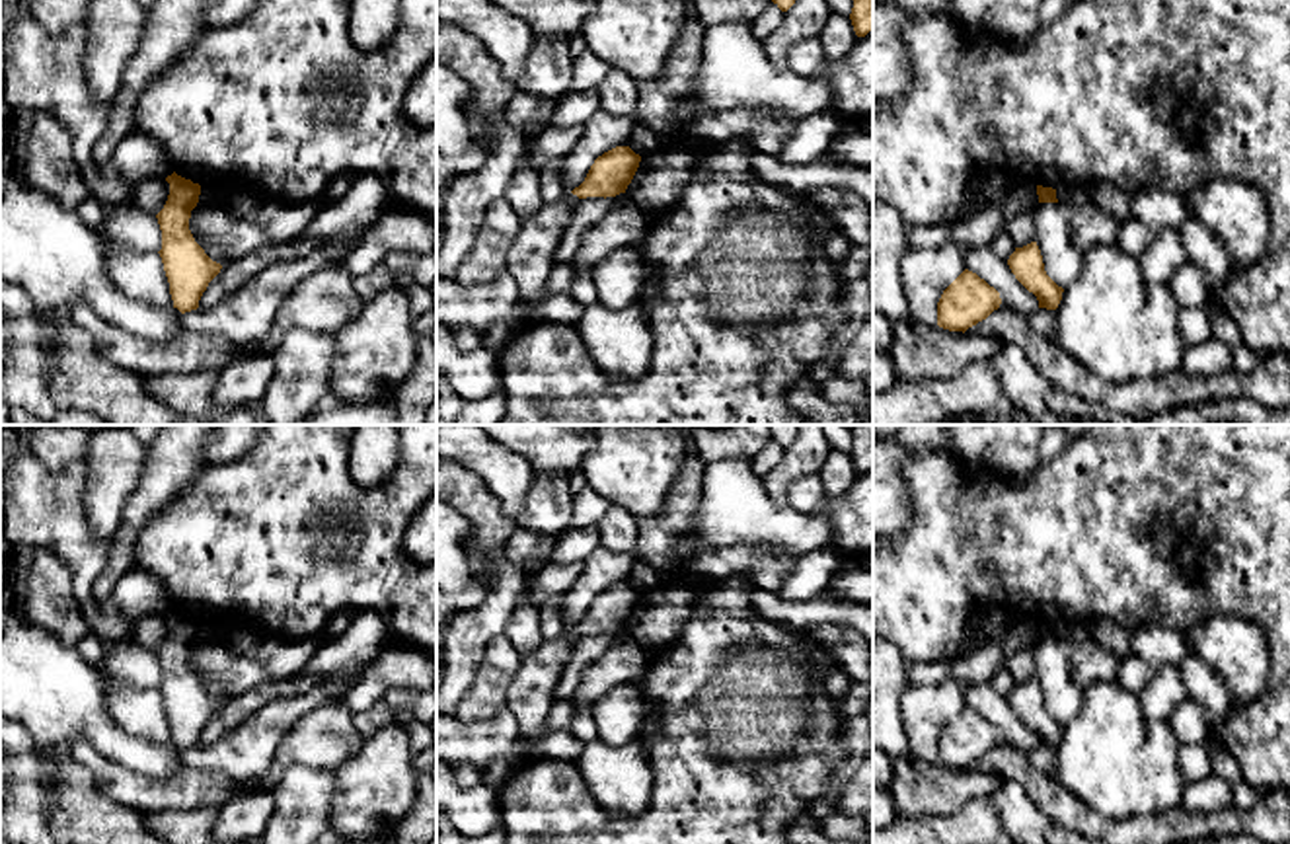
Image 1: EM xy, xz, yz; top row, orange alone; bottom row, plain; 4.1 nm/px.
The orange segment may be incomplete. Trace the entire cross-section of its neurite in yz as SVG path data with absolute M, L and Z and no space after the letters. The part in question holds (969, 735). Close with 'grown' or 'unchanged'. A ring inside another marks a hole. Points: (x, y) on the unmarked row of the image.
M965 706L937 739L937 762L949 768L967 768L986 756L1002 741L1000 729L976 710Z; unchanged

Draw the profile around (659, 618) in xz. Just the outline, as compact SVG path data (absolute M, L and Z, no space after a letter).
M684 577L641 595L639 604L626 626L626 637L633 639L653 659L668 649L692 618L707 579Z

